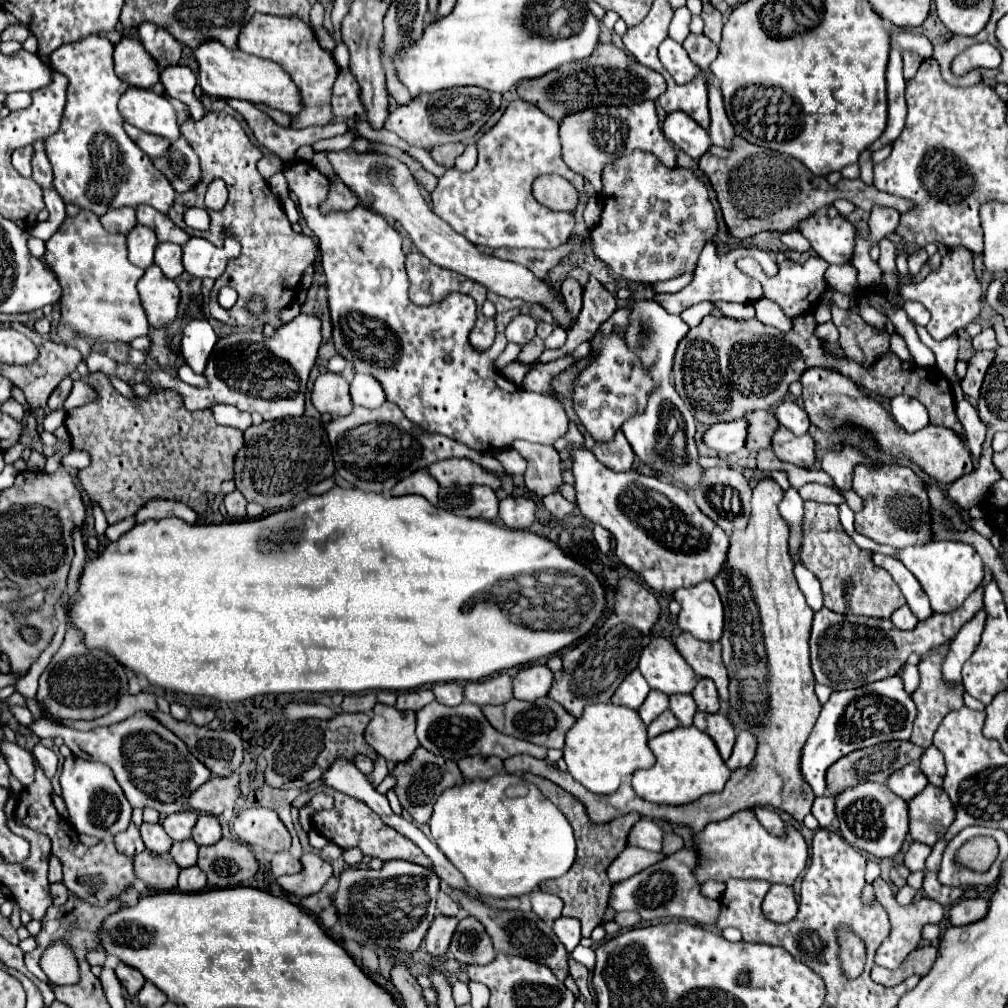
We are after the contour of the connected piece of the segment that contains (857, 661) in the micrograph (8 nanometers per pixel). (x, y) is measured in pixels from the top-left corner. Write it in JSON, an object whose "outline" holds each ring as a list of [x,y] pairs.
{"outline":[[[980,585],[968,600],[956,612],[948,612],[948,616],[934,612],[928,620],[918,622],[914,630],[896,630],[890,620],[856,616],[850,618],[844,614],[836,614],[828,608],[822,608],[814,614],[812,634],[810,634],[810,662],[816,682],[826,684],[834,690],[846,688],[862,688],[864,684],[884,680],[888,676],[896,676],[906,658],[916,652],[924,656],[934,648],[950,642],[956,632],[983,607],[984,587]]]}

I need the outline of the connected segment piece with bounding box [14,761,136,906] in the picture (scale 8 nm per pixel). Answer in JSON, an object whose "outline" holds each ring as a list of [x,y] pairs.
{"outline":[[[35,761],[35,767],[35,781],[28,788],[22,790],[16,812],[14,812],[14,820],[26,828],[46,834],[52,840],[52,854],[62,862],[62,872],[64,872],[62,882],[72,894],[76,894],[78,898],[82,898],[90,904],[104,906],[108,902],[108,898],[118,896],[124,888],[132,886],[132,882],[136,880],[134,870],[132,870],[132,860],[128,856],[120,854],[114,848],[112,840],[102,840],[96,846],[84,846],[78,840],[78,832],[72,828],[72,824],[56,812],[52,798],[50,798],[51,782],[45,776],[38,761]]]}

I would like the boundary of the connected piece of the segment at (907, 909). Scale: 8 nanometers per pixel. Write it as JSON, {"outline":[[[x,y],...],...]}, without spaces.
{"outline":[[[876,878],[876,880],[872,882],[872,886],[874,886],[876,900],[886,908],[886,912],[888,912],[888,916],[890,916],[890,924],[892,924],[890,936],[880,944],[880,948],[878,948],[878,952],[876,952],[876,964],[878,964],[878,966],[884,966],[884,968],[888,968],[888,970],[896,970],[896,968],[906,960],[906,956],[908,956],[912,950],[916,950],[916,948],[920,946],[920,942],[922,942],[922,928],[924,928],[926,924],[938,924],[938,922],[942,920],[942,916],[944,916],[944,910],[942,910],[942,904],[938,904],[938,902],[930,900],[930,898],[912,902],[912,904],[908,904],[908,906],[900,906],[900,904],[896,902],[896,896],[894,896],[892,886],[890,886],[886,880],[882,880],[882,878]]]}

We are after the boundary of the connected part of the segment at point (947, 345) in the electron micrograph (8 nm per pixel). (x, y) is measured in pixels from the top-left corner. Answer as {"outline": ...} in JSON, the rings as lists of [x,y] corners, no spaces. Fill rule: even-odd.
{"outline":[[[915,325],[915,328],[922,342],[934,352],[934,356],[936,356],[936,366],[950,378],[952,384],[956,384],[958,378],[954,376],[954,366],[956,366],[957,363],[959,349],[957,335],[953,334],[946,338],[946,340],[938,342],[938,340],[934,340],[934,338],[930,336],[926,327]]]}

